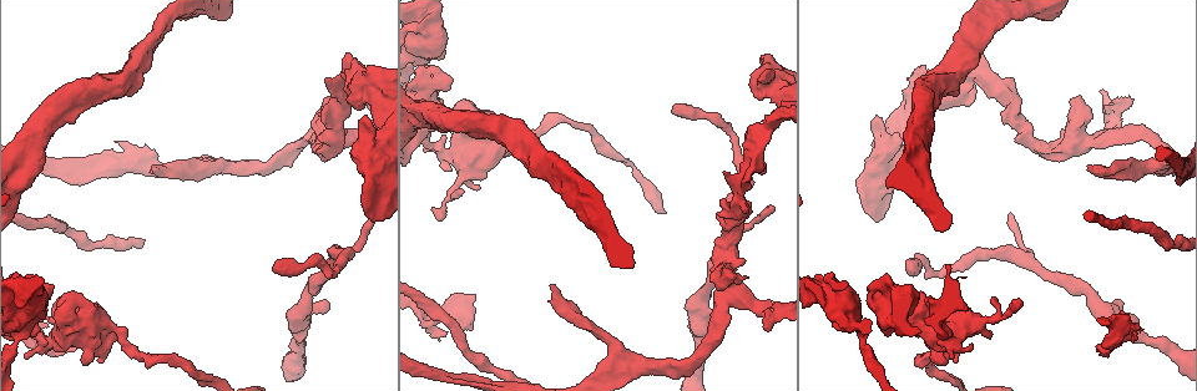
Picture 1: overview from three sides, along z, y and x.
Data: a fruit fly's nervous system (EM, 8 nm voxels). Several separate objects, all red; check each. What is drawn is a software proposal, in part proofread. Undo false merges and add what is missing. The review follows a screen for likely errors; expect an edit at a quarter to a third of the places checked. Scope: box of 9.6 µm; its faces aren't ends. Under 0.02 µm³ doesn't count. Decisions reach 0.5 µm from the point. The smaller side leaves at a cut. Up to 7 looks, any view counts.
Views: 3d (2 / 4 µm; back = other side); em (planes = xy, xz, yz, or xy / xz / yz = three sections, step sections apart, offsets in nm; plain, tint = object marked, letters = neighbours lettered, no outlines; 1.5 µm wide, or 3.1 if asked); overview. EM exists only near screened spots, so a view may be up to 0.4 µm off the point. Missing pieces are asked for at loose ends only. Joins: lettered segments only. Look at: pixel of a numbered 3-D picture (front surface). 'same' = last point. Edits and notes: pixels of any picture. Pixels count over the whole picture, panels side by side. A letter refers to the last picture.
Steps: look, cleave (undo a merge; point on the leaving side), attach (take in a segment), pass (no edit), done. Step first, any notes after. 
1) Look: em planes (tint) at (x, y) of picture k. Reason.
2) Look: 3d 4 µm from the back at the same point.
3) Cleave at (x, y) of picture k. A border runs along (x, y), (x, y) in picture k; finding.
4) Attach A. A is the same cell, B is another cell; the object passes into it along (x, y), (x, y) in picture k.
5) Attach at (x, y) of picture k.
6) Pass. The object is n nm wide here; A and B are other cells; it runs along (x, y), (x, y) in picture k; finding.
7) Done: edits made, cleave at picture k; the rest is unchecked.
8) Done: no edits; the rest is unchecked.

Look: em xy step 4 (tint) at (777, 314) of picture 1. A narrow waist.

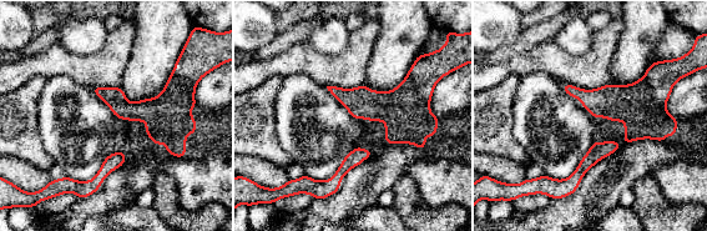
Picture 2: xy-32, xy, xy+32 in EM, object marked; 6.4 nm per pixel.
Look: em xy step 4 (letters) at the same point. What lies round it.

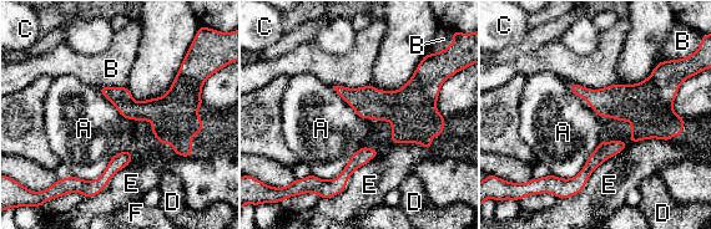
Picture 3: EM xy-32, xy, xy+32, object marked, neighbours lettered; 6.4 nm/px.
Pass. A, B, C, D, E and F are other cells; a border runs along (600, 141), (575, 176), (550, 174) in picture 3; one neuron here.

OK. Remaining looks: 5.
Look: em planes (letters) at (771, 207) of picture 1. Thin end.

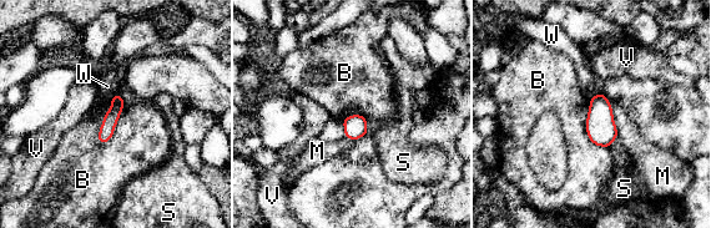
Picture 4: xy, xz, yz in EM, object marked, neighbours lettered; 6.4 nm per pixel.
Pass. B, M, S, V and W are other cells; it runs along (117, 99), (117, 106), (101, 140) in picture 4; none of them fits.

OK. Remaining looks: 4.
Look: 3d 4 µm at (47, 338) of picture 1. Branch point.

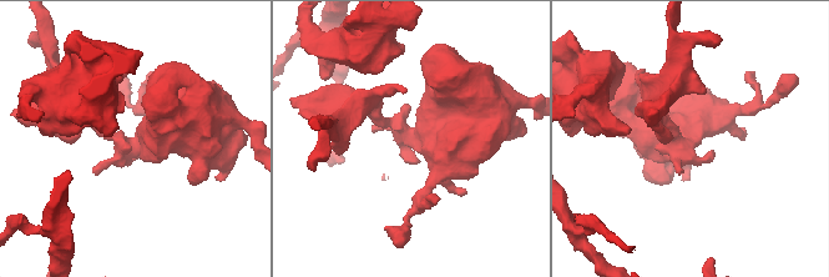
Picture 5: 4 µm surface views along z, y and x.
Look: em planes (letters) at (684, 143) of picture 5. Now the EM.

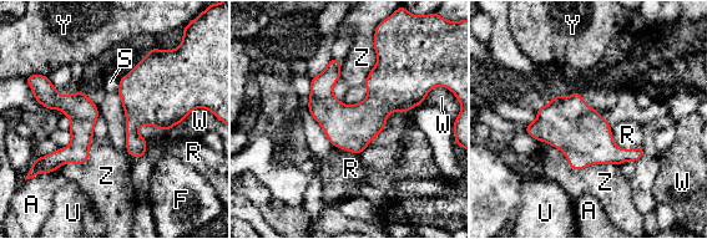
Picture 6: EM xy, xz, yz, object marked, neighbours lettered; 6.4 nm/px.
Pass. A, F, R, S, U, W, Y and Z are other cells; it runs along (48, 85), (77, 118), (77, 142), (55, 164) in picture 6; all the same neuron.

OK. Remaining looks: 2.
Done: no edits; the rest is unchecked.

